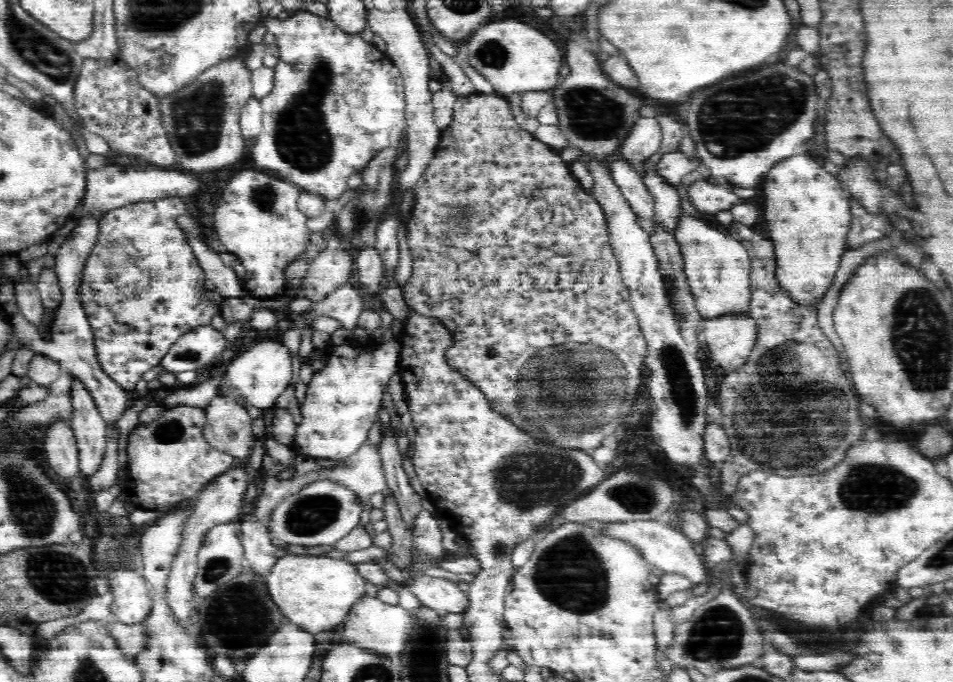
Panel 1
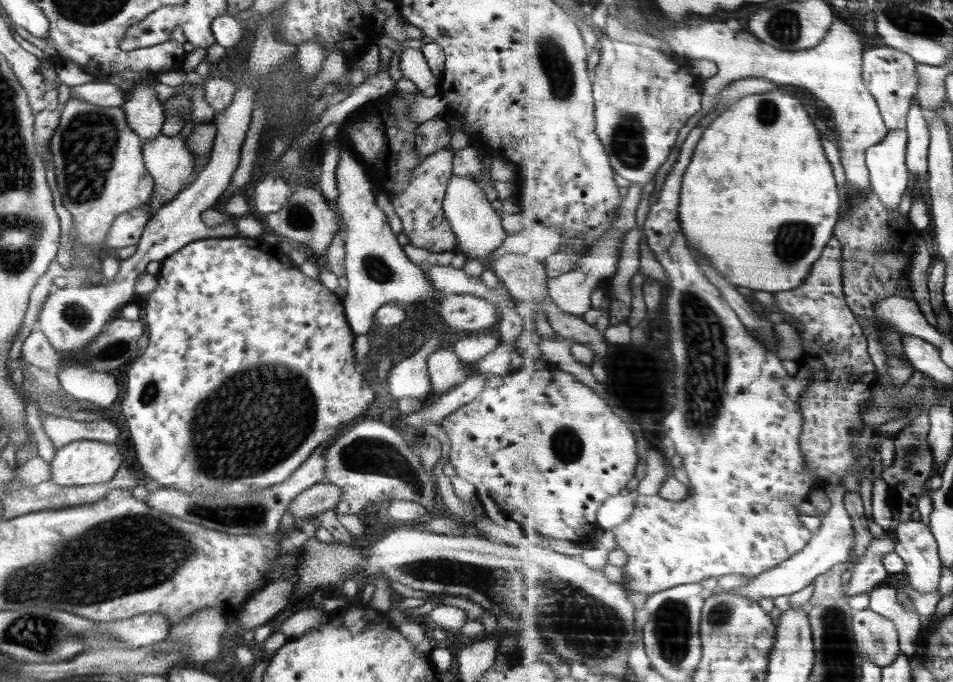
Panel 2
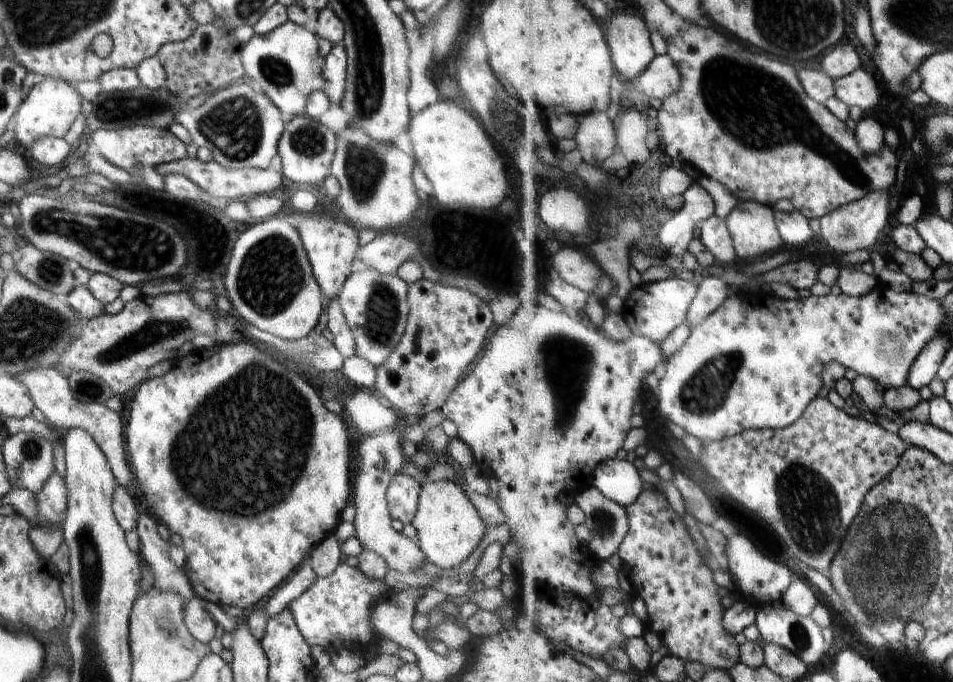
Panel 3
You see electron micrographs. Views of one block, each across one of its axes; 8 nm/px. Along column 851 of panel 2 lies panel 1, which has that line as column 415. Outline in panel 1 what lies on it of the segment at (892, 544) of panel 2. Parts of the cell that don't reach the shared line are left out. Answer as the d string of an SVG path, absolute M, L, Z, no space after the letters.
M422 574L411 582L411 592L434 611L462 614L470 607L468 593L446 578Z

